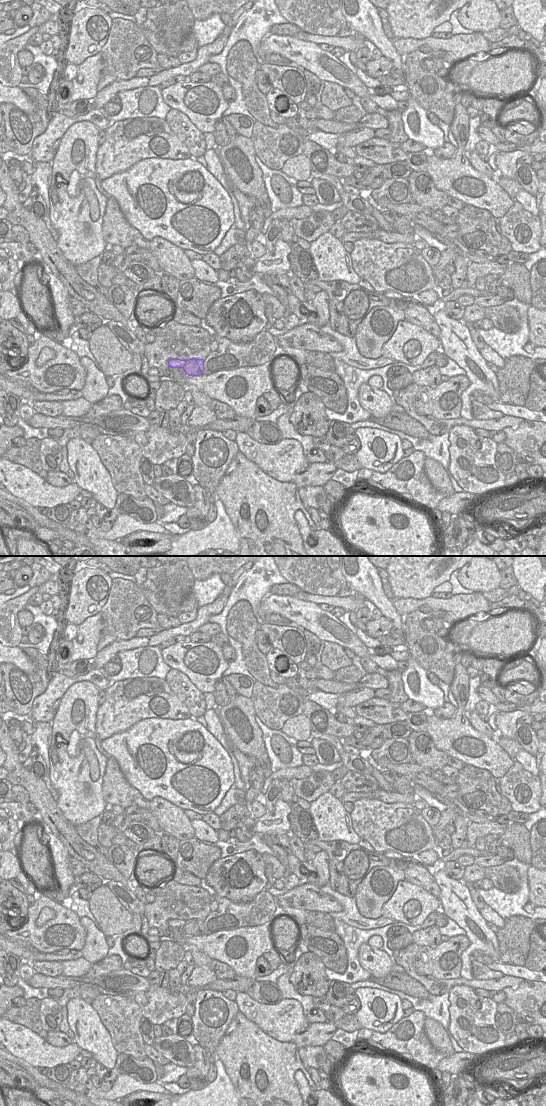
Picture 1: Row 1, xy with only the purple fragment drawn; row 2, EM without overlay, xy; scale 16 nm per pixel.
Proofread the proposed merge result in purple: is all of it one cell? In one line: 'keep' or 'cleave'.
cleave

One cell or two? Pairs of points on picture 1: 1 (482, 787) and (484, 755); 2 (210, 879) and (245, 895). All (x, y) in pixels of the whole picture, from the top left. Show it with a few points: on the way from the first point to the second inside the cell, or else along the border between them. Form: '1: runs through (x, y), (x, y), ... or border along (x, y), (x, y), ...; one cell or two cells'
1: border along (466, 764), (485, 768), (495, 779); two cells
2: runs through (219, 887), (221, 889), (236, 889); one cell

